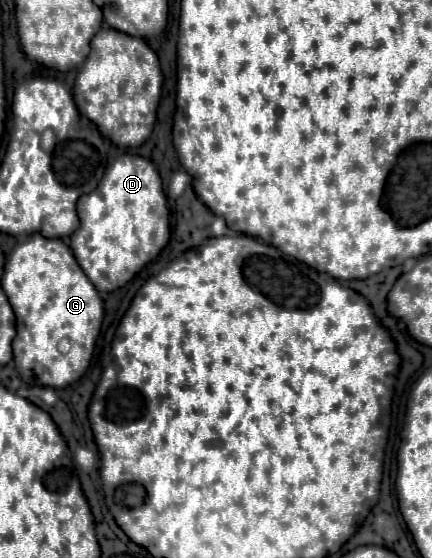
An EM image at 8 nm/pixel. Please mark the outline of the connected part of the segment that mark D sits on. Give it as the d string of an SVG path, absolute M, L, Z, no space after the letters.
M122 155L104 173L96 191L78 199L80 229L70 247L98 291L114 291L126 285L170 239L170 213L162 179L152 161L138 155Z

